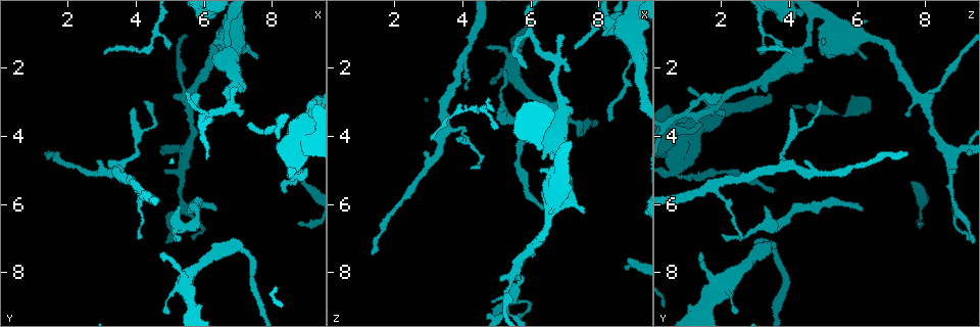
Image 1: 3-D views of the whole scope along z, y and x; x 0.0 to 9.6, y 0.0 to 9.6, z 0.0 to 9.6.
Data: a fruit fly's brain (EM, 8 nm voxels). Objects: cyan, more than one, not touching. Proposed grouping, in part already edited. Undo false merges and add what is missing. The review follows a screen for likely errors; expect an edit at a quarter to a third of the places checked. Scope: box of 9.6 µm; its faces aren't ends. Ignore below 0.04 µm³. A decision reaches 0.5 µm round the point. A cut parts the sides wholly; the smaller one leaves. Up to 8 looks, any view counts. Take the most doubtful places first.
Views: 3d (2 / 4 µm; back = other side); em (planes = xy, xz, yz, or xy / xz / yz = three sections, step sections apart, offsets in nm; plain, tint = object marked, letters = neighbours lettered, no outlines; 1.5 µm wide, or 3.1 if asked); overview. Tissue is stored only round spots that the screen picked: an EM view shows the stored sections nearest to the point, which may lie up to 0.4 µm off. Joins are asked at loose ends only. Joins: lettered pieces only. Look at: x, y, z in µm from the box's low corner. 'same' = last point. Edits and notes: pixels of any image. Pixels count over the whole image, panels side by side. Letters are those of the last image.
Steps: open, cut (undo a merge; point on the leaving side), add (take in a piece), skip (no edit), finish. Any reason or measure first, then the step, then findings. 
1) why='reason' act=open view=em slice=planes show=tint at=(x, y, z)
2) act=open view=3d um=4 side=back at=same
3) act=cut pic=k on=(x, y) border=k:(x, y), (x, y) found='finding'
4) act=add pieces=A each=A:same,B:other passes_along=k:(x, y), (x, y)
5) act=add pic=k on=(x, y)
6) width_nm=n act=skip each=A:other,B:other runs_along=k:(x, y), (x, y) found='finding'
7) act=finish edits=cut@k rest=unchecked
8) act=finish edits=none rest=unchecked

why='branch stops here' act=open view=3d um=2 at=(5.15, 2.85, 8.15)

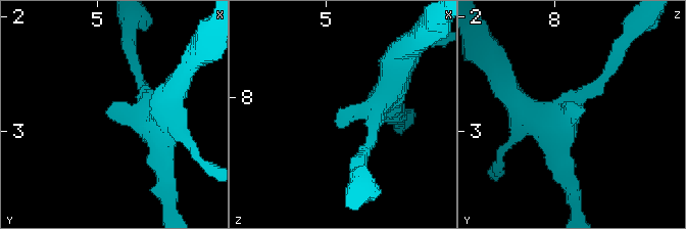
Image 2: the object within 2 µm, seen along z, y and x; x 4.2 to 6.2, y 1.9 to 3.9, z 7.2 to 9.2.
act=open view=em slice=planes show=letters at=(5.12, 2.92, 8.20)

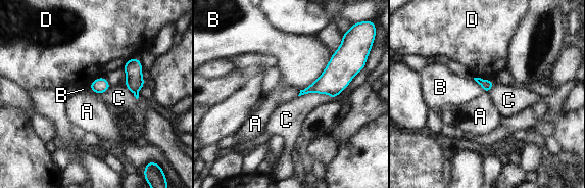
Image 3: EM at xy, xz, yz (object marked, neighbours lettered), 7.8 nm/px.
act=skip each=A:other,B:other,C:other,D:other border=3:(300, 90), (297, 95) found='no lettered piece goes on from it'

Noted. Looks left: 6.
why='long arm stops here' act=open view=3d um=4 at=(1.35, 4.45, 7.45)

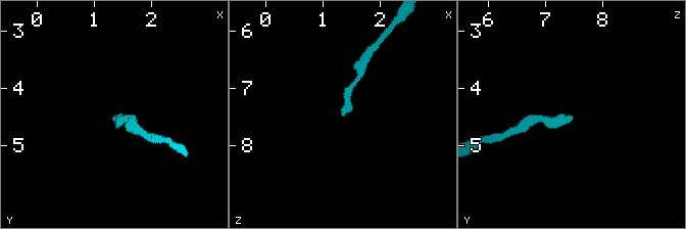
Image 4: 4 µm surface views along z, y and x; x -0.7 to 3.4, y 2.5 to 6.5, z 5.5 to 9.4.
why='now the EM' act=open view=em slice=planes show=letters at=(1.30, 4.45, 7.45)

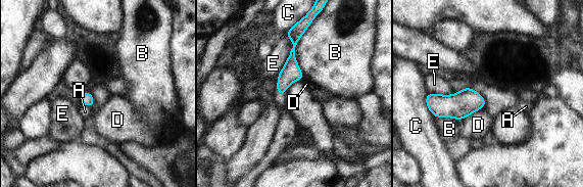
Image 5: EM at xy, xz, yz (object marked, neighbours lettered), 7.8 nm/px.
act=skip each=A:other,B:other,C:other,D:other,E:other runs_along=5:(291, 32), (291, 72), (280, 92) found='none of them fits'

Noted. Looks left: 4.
why='branch stops here' act=open view=3d um=4 at=(8.30, 5.60, 3.60)

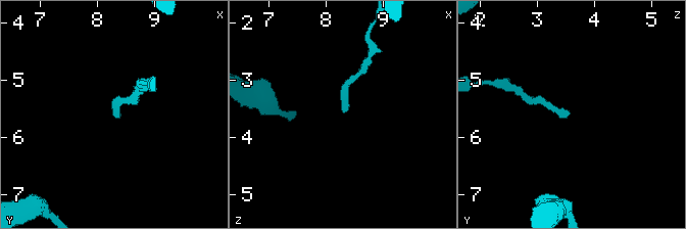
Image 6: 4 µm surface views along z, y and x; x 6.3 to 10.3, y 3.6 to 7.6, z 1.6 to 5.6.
why='need the tissue' act=open view=em slice=planes show=tint at=(8.30, 5.60, 3.55)

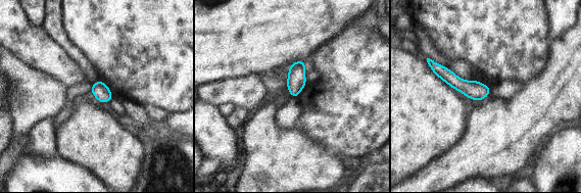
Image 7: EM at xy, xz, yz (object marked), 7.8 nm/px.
act=open view=em slice=planes show=letters at=same

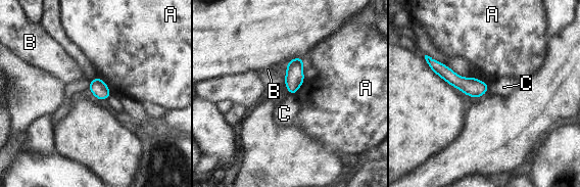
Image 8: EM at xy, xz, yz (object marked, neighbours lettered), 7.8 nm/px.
act=skip each=A:other,B:other,C:other found='no lettered piece goes on from it'

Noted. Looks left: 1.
act=finish edits=none rest=unchecked

